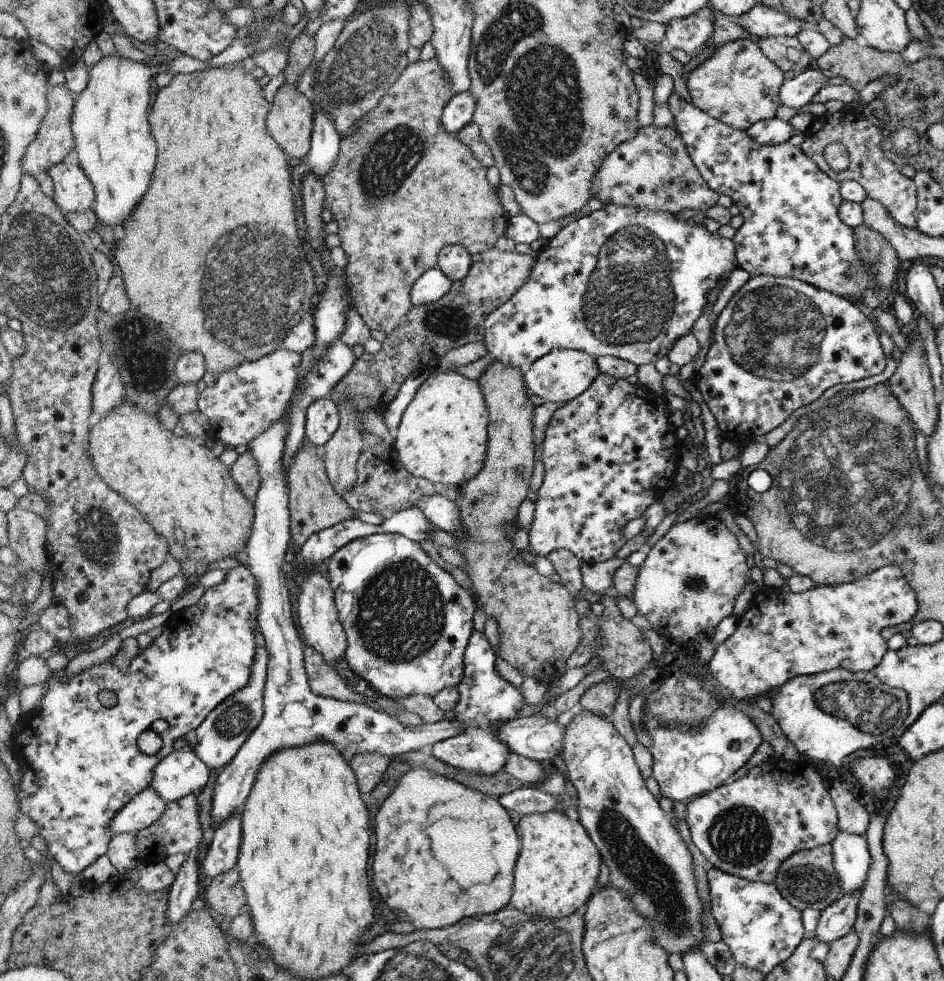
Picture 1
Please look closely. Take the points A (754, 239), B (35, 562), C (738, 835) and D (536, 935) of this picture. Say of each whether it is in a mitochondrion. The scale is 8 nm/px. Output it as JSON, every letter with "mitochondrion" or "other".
{"A":"other","B":"other","C":"mitochondrion","D":"mitochondrion"}

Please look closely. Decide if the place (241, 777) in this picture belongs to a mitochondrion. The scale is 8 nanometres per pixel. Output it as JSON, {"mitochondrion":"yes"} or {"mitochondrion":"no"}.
{"mitochondrion":"no"}

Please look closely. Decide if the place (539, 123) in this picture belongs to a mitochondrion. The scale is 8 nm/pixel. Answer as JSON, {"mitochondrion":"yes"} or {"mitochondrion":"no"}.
{"mitochondrion":"yes"}

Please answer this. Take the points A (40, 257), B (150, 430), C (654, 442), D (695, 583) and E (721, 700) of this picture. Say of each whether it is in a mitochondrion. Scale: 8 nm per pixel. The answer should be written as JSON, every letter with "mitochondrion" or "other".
{"A":"mitochondrion","B":"other","C":"other","D":"mitochondrion","E":"other"}

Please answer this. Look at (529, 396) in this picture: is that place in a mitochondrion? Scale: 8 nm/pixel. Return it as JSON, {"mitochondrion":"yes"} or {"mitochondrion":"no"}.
{"mitochondrion":"no"}

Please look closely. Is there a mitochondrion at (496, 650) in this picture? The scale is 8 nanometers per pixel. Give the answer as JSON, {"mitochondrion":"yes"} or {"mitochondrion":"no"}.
{"mitochondrion":"no"}

